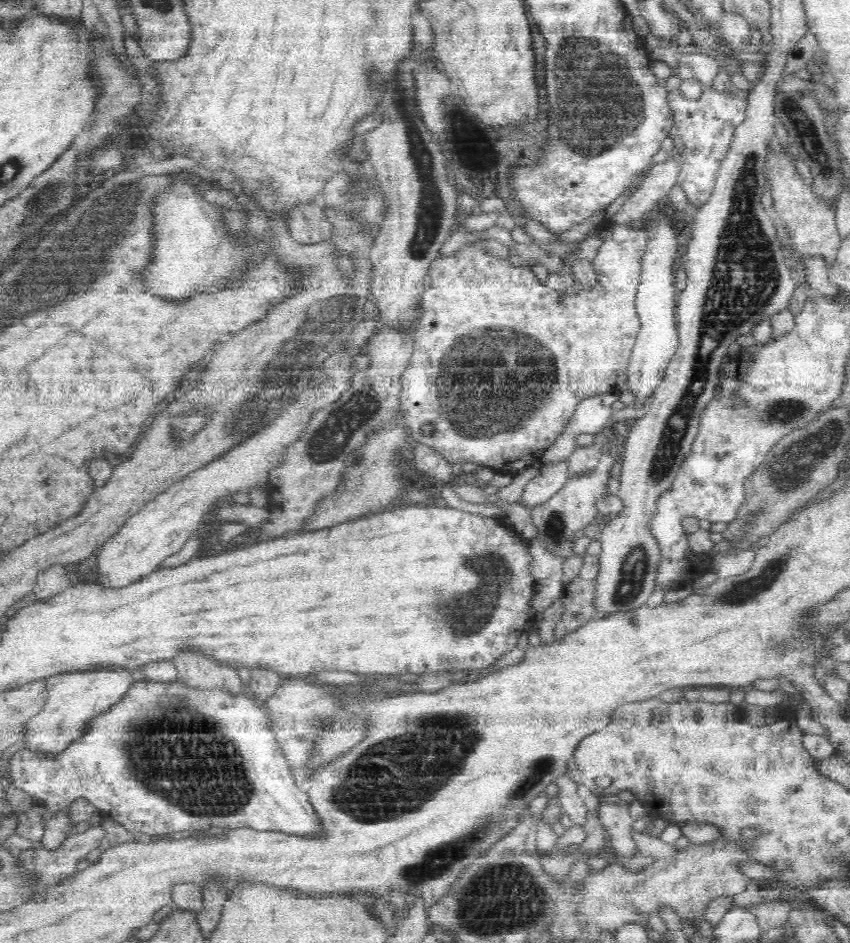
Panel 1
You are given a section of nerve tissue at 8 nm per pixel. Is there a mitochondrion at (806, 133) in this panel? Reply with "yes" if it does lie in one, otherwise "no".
yes

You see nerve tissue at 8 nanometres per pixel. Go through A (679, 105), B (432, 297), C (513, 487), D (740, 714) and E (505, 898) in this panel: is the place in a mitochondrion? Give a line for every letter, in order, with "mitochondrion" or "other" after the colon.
A: other
B: other
C: other
D: other
E: mitochondrion

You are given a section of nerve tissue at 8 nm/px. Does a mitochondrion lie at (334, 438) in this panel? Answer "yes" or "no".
yes

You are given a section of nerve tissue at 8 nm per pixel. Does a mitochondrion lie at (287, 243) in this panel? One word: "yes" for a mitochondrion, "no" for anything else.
no

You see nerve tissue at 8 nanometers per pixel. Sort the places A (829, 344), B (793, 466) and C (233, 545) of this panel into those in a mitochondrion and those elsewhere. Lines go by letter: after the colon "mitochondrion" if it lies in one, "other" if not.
A: other
B: mitochondrion
C: other

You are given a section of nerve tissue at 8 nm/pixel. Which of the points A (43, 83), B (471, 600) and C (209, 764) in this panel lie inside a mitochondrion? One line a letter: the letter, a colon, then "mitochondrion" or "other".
A: other
B: mitochondrion
C: mitochondrion

